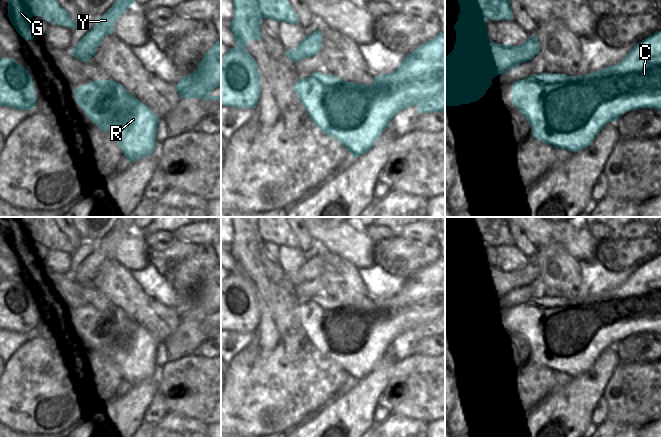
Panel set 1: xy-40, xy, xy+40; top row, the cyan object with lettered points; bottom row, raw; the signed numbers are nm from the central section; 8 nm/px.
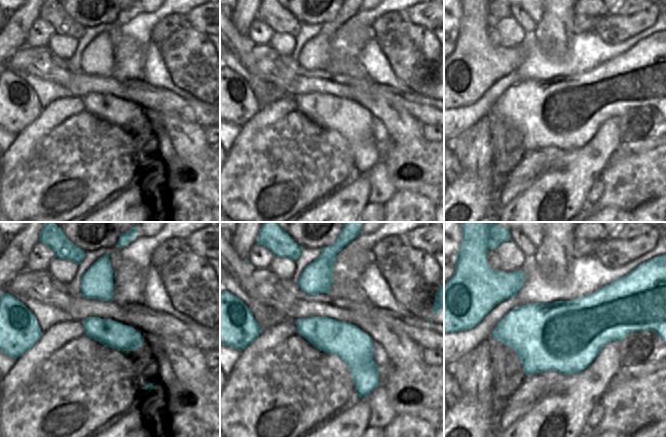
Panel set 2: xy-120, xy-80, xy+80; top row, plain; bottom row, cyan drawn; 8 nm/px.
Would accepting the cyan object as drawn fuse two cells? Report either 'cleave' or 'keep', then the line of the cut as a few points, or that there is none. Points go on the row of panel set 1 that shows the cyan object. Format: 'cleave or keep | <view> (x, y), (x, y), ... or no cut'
cleave | xy+40 (523, 44), (516, 53), (517, 64)

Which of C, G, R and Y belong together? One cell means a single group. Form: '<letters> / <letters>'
C R Y / G

